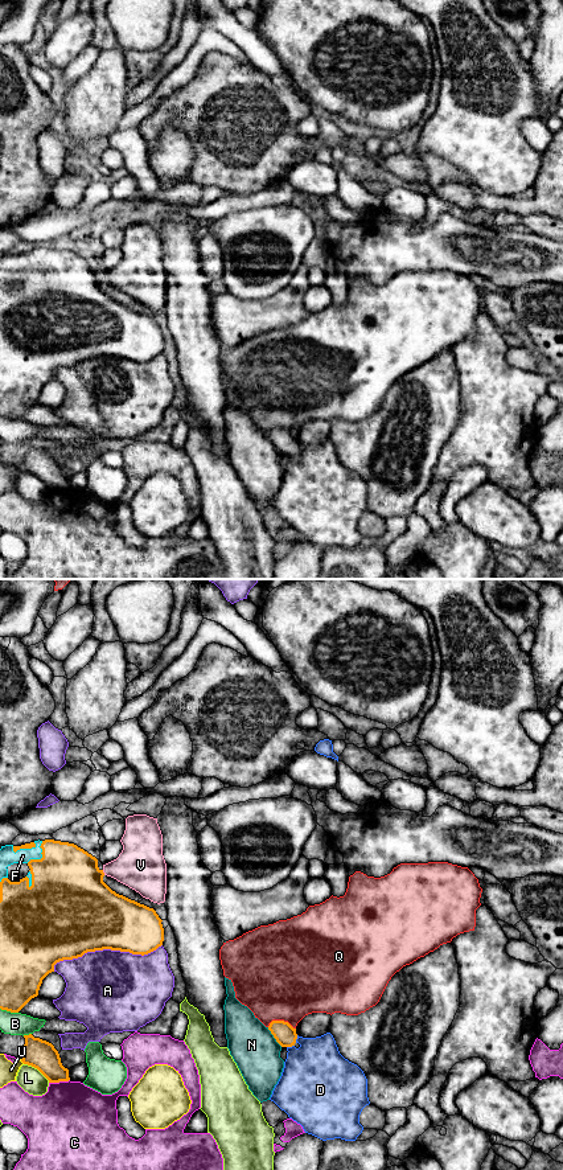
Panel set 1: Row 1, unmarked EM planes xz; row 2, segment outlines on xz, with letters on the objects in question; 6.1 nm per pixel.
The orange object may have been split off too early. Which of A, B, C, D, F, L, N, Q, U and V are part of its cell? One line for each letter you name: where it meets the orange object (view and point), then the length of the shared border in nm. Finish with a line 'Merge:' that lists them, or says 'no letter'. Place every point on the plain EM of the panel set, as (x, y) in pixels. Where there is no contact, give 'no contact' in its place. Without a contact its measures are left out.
F: xz (42, 265) | 170 nm
Merge: F

